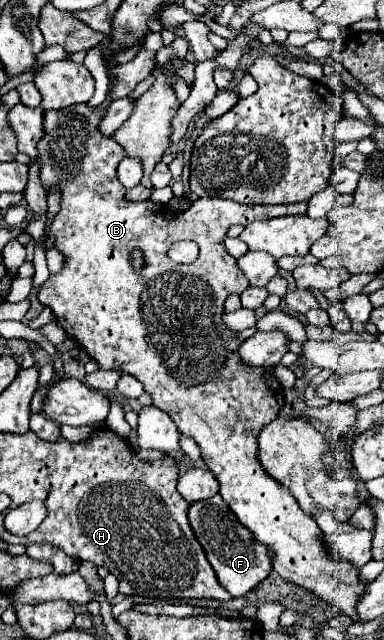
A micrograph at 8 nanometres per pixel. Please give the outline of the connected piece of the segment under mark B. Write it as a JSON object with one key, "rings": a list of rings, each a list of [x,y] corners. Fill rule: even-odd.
{"rings":[[[107,97],[107,99],[105,99],[101,105],[97,105],[97,107],[91,107],[89,103],[77,103],[77,105],[63,107],[63,109],[59,109],[59,111],[45,111],[45,115],[43,115],[43,117],[45,117],[45,121],[43,121],[45,135],[43,135],[43,137],[39,139],[39,143],[37,143],[39,179],[41,179],[41,183],[43,183],[43,187],[45,187],[47,191],[49,191],[51,187],[59,187],[59,191],[61,191],[61,209],[59,209],[59,213],[53,217],[53,223],[51,223],[51,227],[49,227],[49,237],[55,239],[53,245],[55,245],[55,249],[59,249],[59,251],[65,255],[67,263],[65,263],[65,267],[63,267],[61,273],[51,275],[51,277],[43,283],[43,287],[39,289],[37,299],[39,299],[45,307],[49,307],[49,309],[55,313],[55,319],[57,319],[57,323],[65,329],[65,333],[67,333],[69,337],[77,339],[77,341],[81,343],[81,347],[91,355],[91,359],[95,359],[95,361],[99,363],[99,367],[103,367],[103,369],[113,369],[113,367],[115,367],[115,369],[123,369],[123,373],[129,373],[129,375],[137,377],[137,379],[143,383],[145,393],[151,395],[153,405],[159,407],[159,409],[163,409],[163,411],[175,421],[175,425],[177,425],[177,429],[179,429],[181,433],[191,435],[191,437],[197,441],[197,445],[201,447],[201,457],[203,457],[203,461],[207,463],[207,467],[213,471],[215,479],[217,479],[219,485],[221,485],[221,491],[219,491],[219,493],[221,493],[221,497],[225,499],[225,503],[233,509],[233,513],[235,513],[235,517],[239,519],[239,523],[243,523],[243,525],[253,533],[253,537],[255,537],[259,543],[267,545],[267,549],[269,549],[269,553],[271,553],[271,565],[273,565],[273,571],[279,573],[279,577],[283,577],[285,581],[291,581],[291,583],[295,583],[295,585],[299,585],[299,587],[311,591],[311,593],[317,595],[319,599],[323,599],[323,601],[327,601],[327,603],[339,607],[339,609],[341,609],[345,615],[349,615],[353,621],[359,621],[359,619],[355,617],[355,601],[359,599],[359,593],[363,593],[363,583],[361,583],[359,577],[357,577],[357,575],[359,575],[357,569],[353,569],[351,565],[347,565],[347,561],[331,561],[331,557],[327,557],[327,553],[323,553],[323,545],[319,545],[319,533],[321,533],[321,531],[319,531],[317,523],[313,521],[313,517],[307,515],[307,513],[303,513],[303,511],[299,509],[295,497],[289,493],[287,487],[283,487],[283,485],[279,485],[279,481],[271,481],[271,477],[267,477],[267,471],[263,469],[263,465],[261,465],[261,461],[259,461],[259,457],[257,457],[257,455],[259,455],[257,437],[259,437],[263,425],[267,425],[271,419],[277,419],[281,407],[285,405],[285,395],[283,395],[283,391],[281,391],[281,385],[279,385],[277,379],[273,377],[273,369],[247,369],[247,367],[239,361],[239,353],[237,353],[239,343],[237,343],[237,337],[235,337],[235,333],[233,333],[231,329],[225,327],[225,323],[223,323],[223,319],[221,319],[225,299],[227,299],[229,295],[233,295],[233,293],[241,295],[243,289],[249,287],[249,281],[247,281],[245,273],[239,269],[237,261],[235,261],[235,259],[225,251],[225,247],[223,247],[223,239],[225,239],[229,227],[235,225],[235,223],[249,225],[249,223],[259,221],[259,219],[273,219],[273,217],[281,217],[281,215],[303,215],[303,213],[307,213],[307,203],[269,205],[269,207],[267,207],[267,205],[239,205],[239,203],[235,203],[235,201],[225,201],[225,199],[197,199],[187,211],[183,211],[183,213],[179,211],[179,213],[177,213],[177,211],[171,211],[169,205],[153,203],[151,200],[141,202],[127,201],[127,199],[125,199],[125,189],[123,189],[123,185],[117,181],[117,165],[119,165],[119,161],[127,155],[127,151],[115,141],[113,135],[103,135],[101,129],[99,129],[101,119],[105,117],[105,109],[107,109],[111,103],[113,103],[113,99]],[[181,239],[191,239],[191,241],[197,241],[197,245],[199,245],[199,251],[201,251],[201,253],[199,253],[197,261],[191,263],[191,265],[179,265],[179,263],[169,261],[169,257],[167,257],[167,249],[169,249],[169,245],[173,245],[175,241],[181,241]],[[133,249],[141,249],[141,251],[145,253],[145,267],[139,269],[139,271],[135,271],[135,269],[129,265],[129,257],[131,257],[131,251],[133,251]]]}

